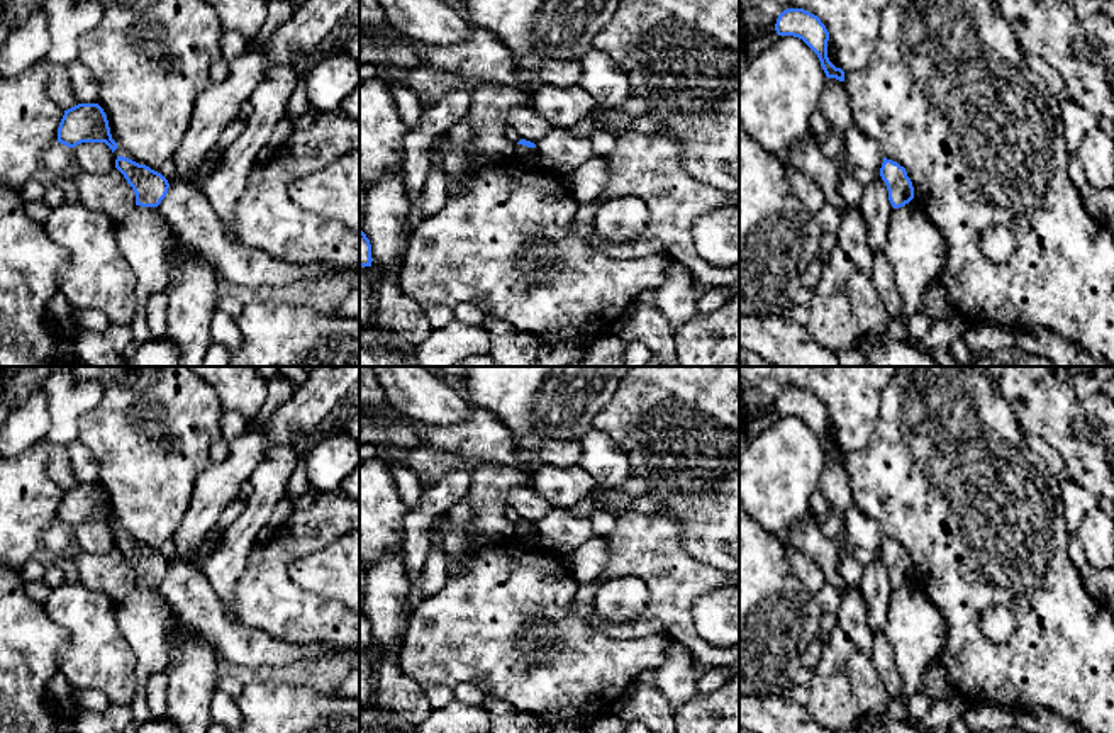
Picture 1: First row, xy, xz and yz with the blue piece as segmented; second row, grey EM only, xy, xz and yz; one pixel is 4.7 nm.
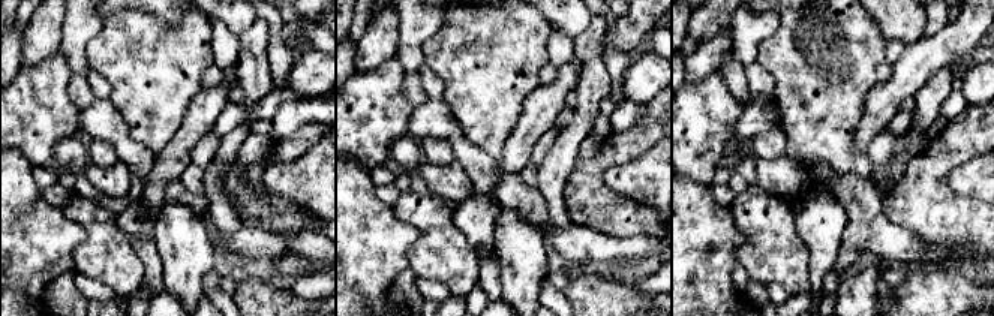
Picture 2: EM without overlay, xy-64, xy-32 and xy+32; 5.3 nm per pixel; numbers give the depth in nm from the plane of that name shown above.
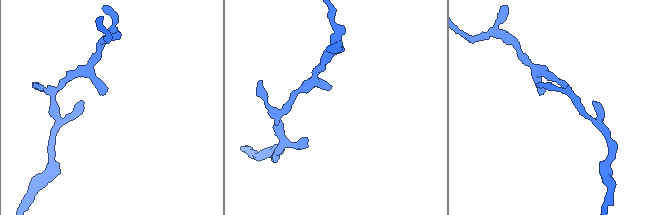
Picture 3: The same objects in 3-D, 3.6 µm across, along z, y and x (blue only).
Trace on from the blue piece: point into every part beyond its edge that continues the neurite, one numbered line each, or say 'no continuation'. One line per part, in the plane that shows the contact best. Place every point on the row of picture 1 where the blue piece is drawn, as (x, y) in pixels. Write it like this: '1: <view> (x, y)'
no continuation

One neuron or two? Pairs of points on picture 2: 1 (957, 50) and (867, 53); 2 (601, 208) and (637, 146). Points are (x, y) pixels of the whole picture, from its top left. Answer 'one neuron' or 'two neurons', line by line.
1: two neurons
2: one neuron

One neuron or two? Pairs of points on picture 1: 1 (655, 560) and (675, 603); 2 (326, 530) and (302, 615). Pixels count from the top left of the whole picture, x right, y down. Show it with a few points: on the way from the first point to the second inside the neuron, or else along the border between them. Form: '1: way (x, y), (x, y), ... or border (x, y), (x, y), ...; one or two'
1: way (665, 570), (673, 579), (673, 593); one
2: way (302, 540), (280, 562), (280, 591); one

